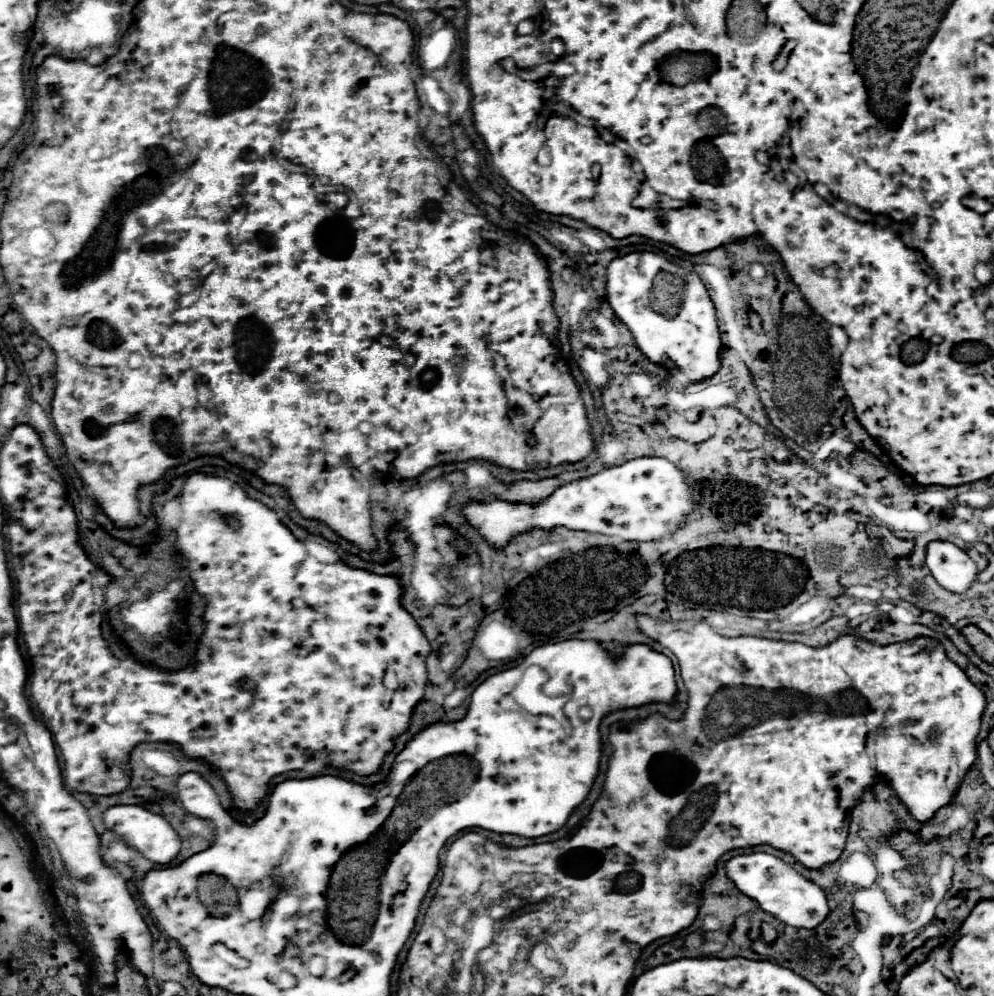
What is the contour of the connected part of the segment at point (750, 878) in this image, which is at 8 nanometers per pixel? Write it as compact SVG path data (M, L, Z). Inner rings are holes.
M752 852L752 854L740 854L730 858L724 864L726 878L748 898L756 900L764 912L774 912L774 916L781 922L797 928L812 929L828 916L828 902L822 888L818 888L814 882L800 876L790 864L784 860L764 854L764 852Z

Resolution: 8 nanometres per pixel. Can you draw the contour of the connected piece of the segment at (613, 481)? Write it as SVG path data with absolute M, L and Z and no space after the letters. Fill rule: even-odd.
M636 458L626 464L606 468L590 478L566 484L538 506L510 504L504 500L470 502L464 508L464 516L494 548L504 548L510 538L520 532L532 528L550 530L554 526L620 536L622 540L634 542L660 540L684 528L686 518L694 508L696 502L690 498L686 474L678 466L666 458Z

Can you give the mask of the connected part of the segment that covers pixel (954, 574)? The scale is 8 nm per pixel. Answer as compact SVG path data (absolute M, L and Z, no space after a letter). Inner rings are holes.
M934 540L926 546L926 566L936 582L954 594L966 592L978 574L976 562L956 544L946 540Z

